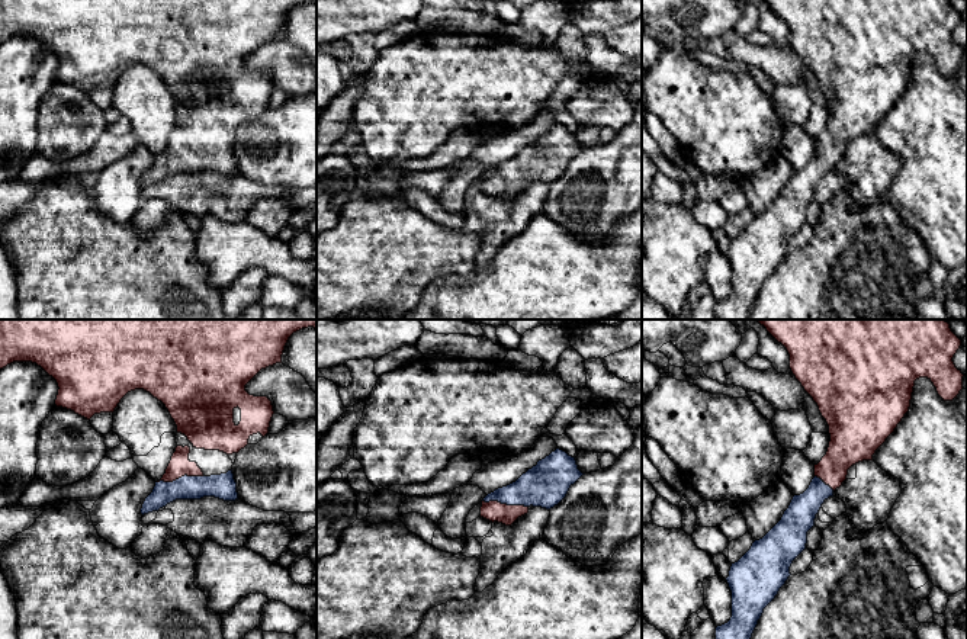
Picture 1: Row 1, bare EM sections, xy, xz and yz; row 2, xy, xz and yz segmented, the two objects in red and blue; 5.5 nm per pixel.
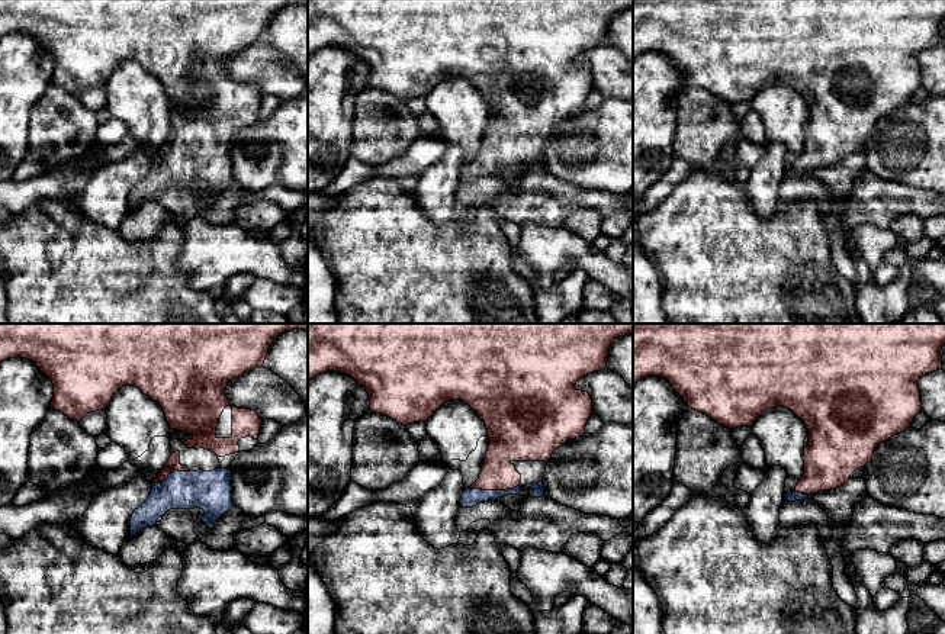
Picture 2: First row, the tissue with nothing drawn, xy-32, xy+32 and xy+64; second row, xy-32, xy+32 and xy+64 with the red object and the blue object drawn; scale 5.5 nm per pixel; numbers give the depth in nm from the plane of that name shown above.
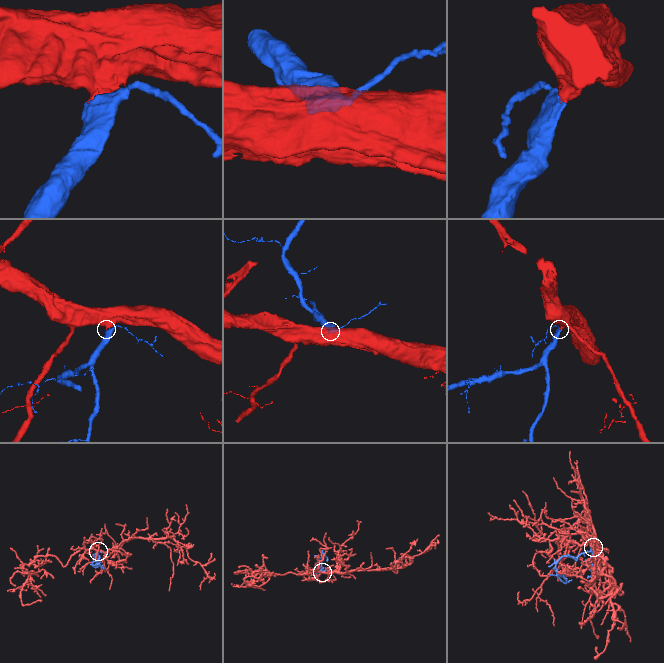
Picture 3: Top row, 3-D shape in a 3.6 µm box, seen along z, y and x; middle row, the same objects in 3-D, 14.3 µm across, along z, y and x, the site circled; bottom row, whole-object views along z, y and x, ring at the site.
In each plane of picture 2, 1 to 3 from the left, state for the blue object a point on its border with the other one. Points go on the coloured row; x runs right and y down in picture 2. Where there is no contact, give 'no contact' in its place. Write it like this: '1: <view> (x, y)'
1: xy-32 (172, 470)
2: xy+32 (494, 489)
3: xy+64 (802, 492)

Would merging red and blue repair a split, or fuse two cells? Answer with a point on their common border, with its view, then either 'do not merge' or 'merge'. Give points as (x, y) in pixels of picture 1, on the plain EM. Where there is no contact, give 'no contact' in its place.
xy (180, 151) | merge

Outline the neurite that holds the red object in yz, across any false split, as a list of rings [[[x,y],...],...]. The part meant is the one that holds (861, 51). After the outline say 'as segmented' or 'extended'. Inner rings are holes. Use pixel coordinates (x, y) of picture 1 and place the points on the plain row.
[[[764,0],[790,29],[790,44],[804,65],[817,78],[829,100],[831,116],[826,129],[815,139],[809,163],[794,170],[781,195],[735,238],[726,253],[732,266],[732,292],[716,302],[717,320],[749,320],[764,283],[786,259],[793,235],[806,224],[807,206],[815,200],[822,179],[846,154],[848,144],[862,135],[873,135],[876,125],[894,106],[909,86],[915,55],[928,52],[944,76],[952,76],[963,64],[963,48],[952,36],[961,15],[950,0]]] | extended

